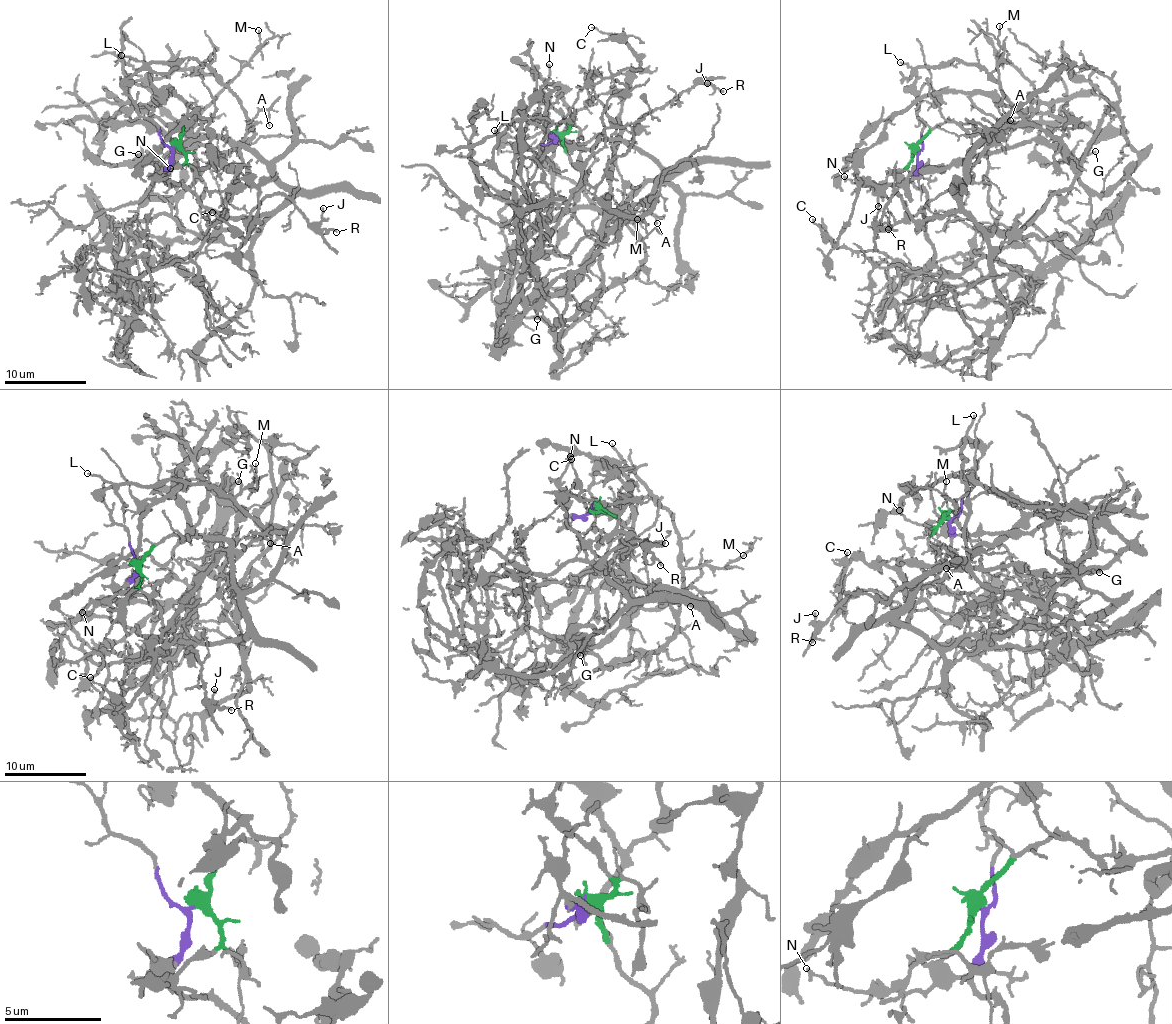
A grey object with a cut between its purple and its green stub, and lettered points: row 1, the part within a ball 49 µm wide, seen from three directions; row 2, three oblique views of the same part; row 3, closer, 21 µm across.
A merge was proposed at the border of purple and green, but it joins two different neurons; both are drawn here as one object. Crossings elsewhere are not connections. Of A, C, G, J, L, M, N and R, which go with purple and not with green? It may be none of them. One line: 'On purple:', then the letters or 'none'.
On purple: J, R

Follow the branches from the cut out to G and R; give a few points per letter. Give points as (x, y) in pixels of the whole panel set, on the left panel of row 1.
G: (174, 146), (198, 119), (193, 135), (126, 103), (108, 121), (100, 158), (129, 164), (137, 155)
R: (174, 146), (166, 178), (188, 187), (209, 209), (243, 220), (268, 196), (281, 194), (311, 224), (337, 232)

